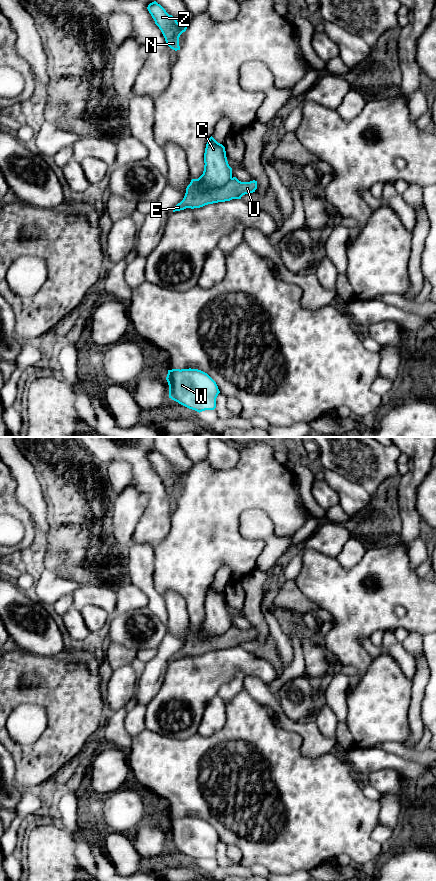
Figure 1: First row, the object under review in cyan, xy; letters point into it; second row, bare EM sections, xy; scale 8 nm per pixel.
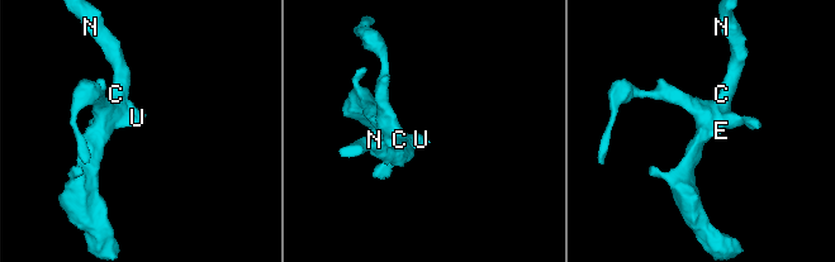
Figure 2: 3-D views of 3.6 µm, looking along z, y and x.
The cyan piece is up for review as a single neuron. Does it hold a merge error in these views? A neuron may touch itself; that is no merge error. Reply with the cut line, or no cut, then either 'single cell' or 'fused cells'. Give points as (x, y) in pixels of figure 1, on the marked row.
xy (231, 177), (224, 184), (216, 187), (203, 187), (190, 183) | fused cells

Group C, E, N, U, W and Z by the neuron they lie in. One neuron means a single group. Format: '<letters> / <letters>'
C N W Z / E U

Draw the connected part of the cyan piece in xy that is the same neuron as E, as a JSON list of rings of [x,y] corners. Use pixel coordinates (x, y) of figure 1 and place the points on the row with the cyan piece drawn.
[[[236,177],[231,178],[225,185],[217,188],[190,183],[186,188],[183,200],[174,207],[173,212],[186,208],[200,208],[208,204],[232,199],[241,199],[243,195],[253,193],[256,189],[257,181],[241,182]]]

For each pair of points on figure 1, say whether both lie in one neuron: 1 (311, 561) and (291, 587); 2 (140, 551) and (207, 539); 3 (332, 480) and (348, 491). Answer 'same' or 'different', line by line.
1: different
2: different
3: same

